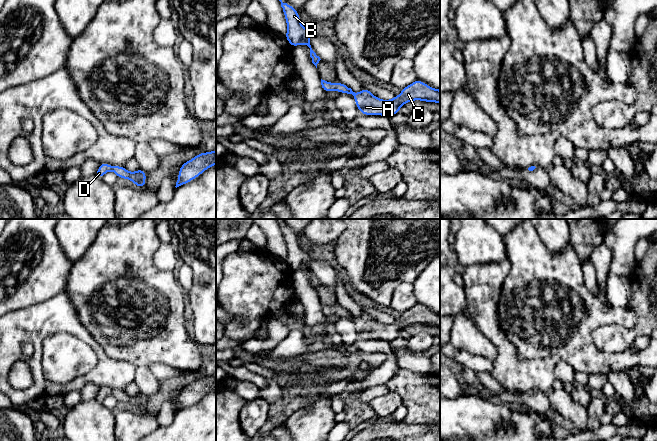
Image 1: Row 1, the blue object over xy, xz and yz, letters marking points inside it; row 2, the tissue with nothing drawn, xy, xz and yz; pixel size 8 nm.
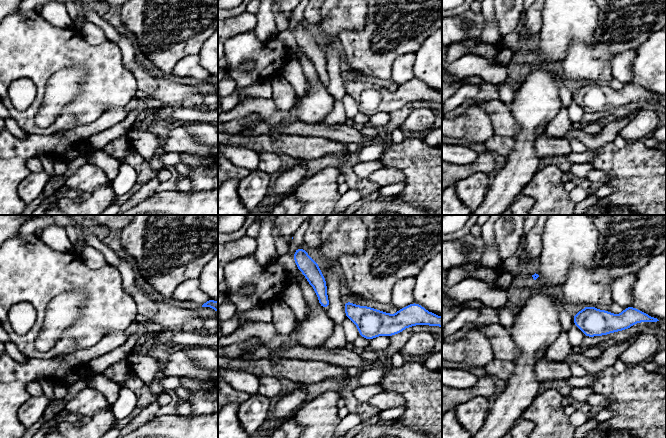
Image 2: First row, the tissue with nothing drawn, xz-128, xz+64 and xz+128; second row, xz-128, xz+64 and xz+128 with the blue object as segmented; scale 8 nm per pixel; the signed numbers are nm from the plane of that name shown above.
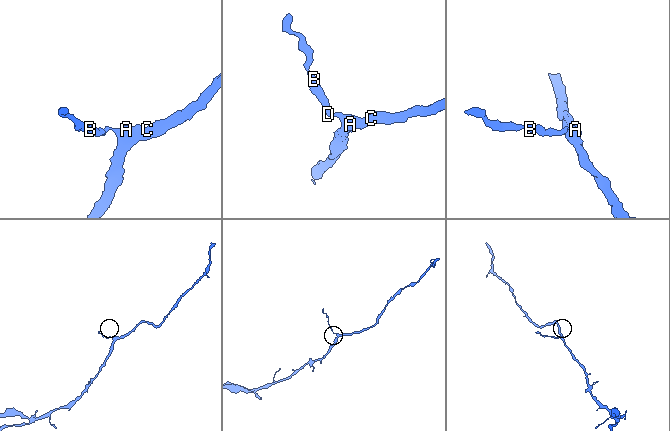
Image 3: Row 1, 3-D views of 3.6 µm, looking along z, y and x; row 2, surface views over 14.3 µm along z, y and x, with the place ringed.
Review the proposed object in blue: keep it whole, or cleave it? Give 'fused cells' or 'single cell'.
single cell

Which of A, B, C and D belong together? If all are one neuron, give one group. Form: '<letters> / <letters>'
A B C D

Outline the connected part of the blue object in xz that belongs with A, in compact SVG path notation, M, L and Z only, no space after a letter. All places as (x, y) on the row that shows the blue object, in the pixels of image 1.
M321 79L321 85L326 93L337 90L339 93L352 94L357 109L359 109L363 115L391 117L397 114L405 103L414 100L440 104L440 90L429 87L426 83L418 79L412 84L402 88L401 94L391 100L379 99L366 88L363 88L359 93L355 93L351 88L341 82L331 83Z

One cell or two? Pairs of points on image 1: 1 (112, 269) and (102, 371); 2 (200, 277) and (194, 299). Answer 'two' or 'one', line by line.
1: two
2: one

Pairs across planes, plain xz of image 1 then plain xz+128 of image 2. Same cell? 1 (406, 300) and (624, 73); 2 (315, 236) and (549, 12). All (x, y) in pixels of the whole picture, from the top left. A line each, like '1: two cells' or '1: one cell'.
1: one cell
2: two cells

